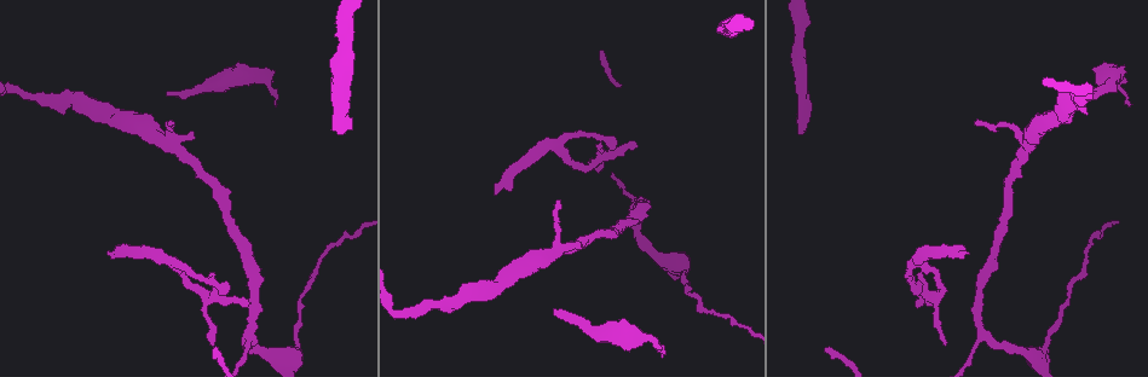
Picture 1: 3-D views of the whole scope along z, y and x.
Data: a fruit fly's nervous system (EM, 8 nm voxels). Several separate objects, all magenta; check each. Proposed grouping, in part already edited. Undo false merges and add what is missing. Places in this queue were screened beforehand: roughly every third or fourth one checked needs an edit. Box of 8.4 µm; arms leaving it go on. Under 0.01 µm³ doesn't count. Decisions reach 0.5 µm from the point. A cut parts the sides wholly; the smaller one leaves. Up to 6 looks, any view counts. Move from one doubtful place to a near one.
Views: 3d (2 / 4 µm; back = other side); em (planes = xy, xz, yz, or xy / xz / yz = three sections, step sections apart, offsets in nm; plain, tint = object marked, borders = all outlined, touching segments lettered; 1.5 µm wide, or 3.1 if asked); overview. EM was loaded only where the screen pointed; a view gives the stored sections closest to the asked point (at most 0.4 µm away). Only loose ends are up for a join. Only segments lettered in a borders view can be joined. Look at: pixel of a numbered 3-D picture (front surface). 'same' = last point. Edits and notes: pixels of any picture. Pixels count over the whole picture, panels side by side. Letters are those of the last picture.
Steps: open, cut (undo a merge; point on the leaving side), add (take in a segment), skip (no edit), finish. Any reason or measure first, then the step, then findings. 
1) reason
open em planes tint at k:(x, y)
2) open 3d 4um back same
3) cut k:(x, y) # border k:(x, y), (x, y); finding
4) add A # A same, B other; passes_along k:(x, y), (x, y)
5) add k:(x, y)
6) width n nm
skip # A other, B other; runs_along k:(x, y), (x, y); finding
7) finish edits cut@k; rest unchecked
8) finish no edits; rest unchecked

an open end
open em planes borders at 1:(343, 130)

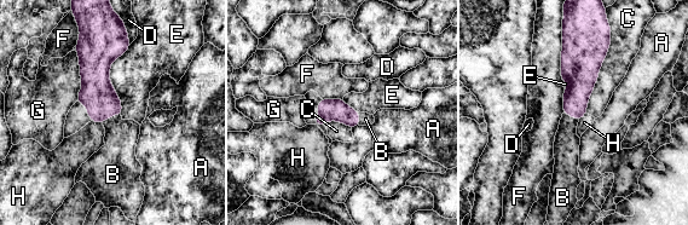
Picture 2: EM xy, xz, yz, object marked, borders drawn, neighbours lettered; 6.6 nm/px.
width 140 nm
add B # A other, B same, C other, D other, E other, F other, G other, H other; passes_along 2:(100, 99), (110, 116), (121, 136); it goes on there

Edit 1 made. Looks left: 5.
abrupt turn
open em xz step 4 tint at 1:(1090, 92)

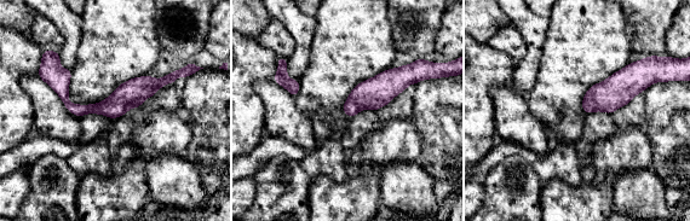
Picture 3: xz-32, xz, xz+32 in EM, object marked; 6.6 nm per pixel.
open em yz step 8 borders same

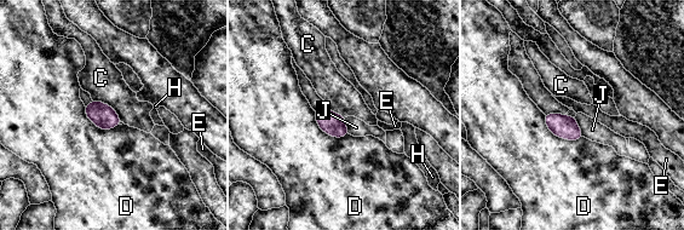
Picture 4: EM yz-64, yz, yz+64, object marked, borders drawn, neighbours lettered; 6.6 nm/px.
skip # C other, D other, E other, H other, J other; border 4:(544, 115), (555, 134), (582, 137); one neuron here

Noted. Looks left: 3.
finish edits add@2; rest unchecked

